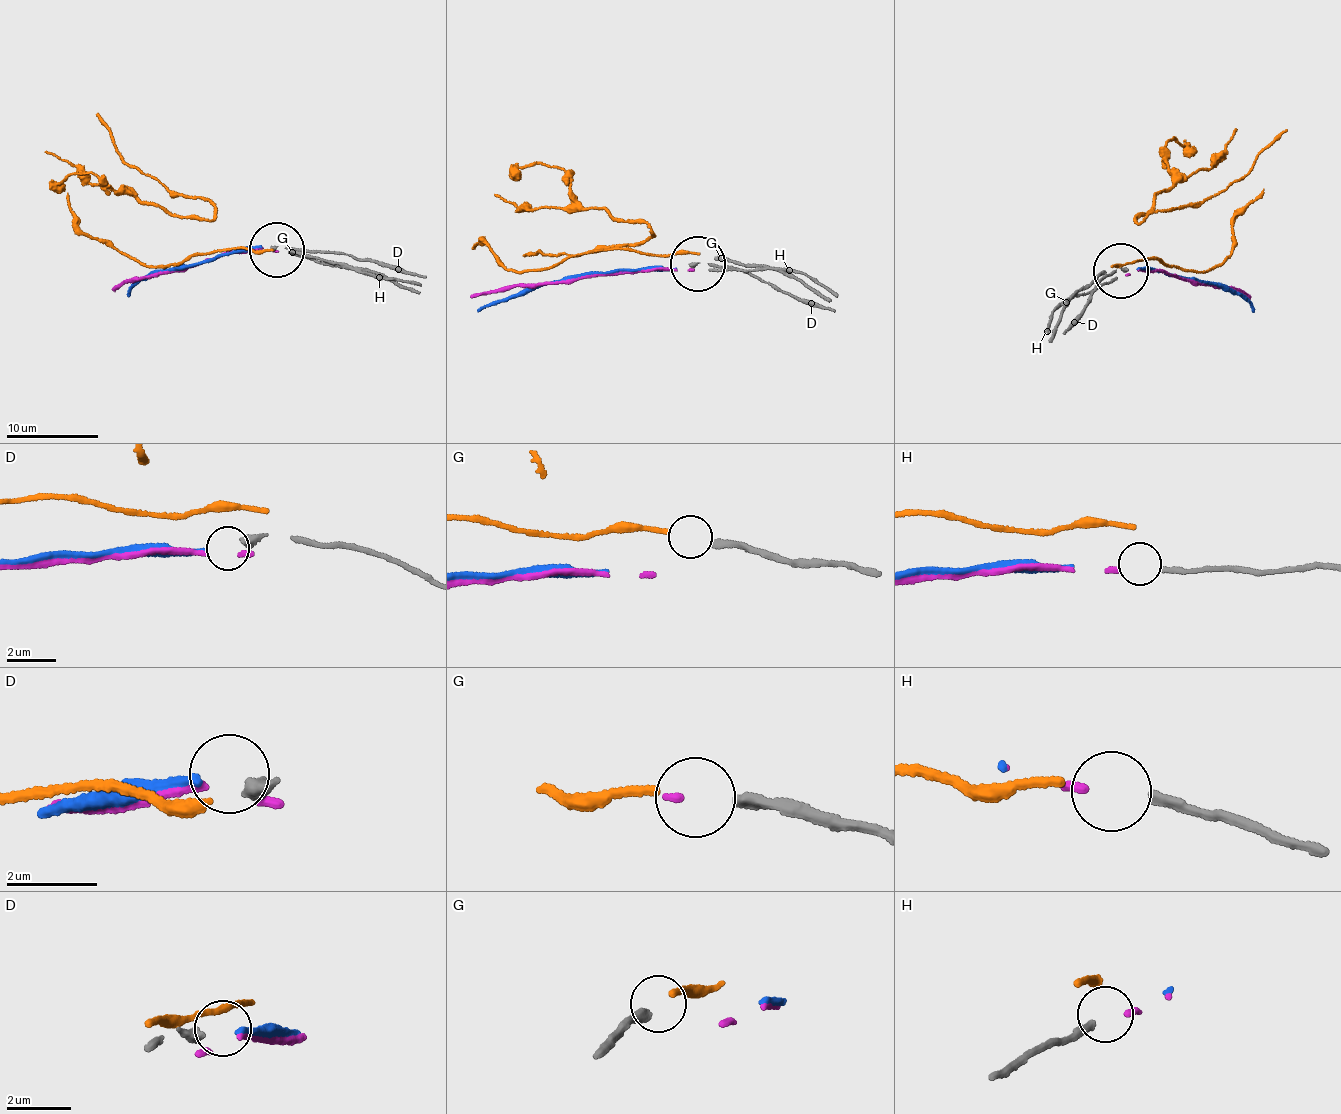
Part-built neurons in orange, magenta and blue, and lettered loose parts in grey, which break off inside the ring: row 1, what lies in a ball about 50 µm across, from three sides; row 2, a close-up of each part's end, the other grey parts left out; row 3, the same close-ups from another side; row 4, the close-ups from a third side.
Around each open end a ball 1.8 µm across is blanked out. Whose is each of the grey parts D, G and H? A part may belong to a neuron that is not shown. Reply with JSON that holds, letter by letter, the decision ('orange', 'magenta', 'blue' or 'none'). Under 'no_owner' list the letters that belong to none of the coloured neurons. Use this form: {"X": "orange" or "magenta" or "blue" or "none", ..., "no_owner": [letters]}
{"D": "blue", "G": "none", "H": "magenta", "no_owner": ["G"]}

